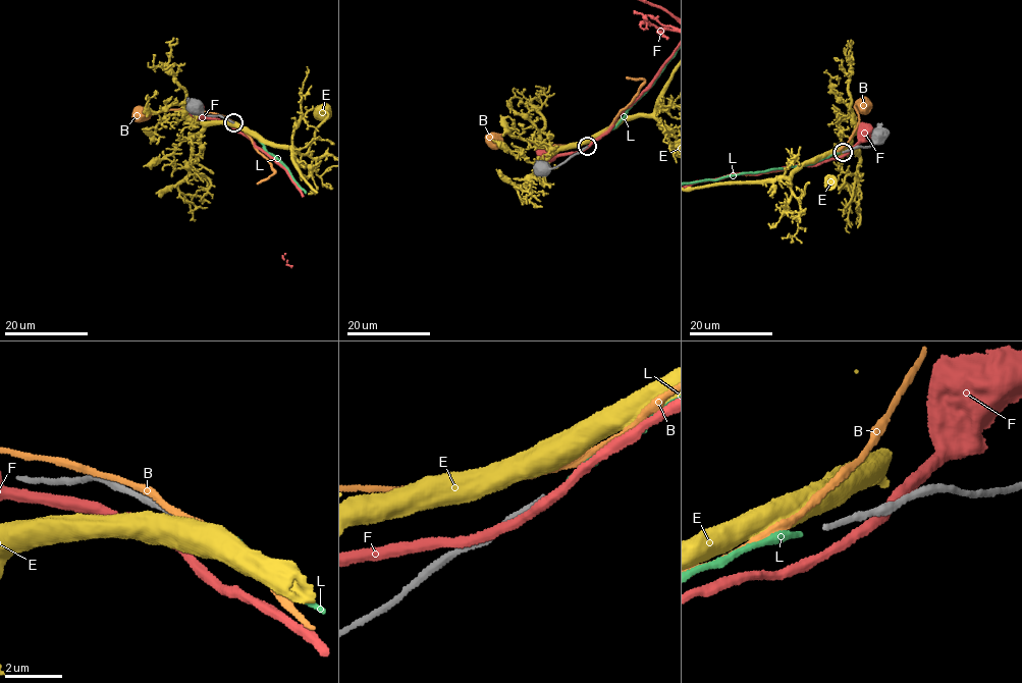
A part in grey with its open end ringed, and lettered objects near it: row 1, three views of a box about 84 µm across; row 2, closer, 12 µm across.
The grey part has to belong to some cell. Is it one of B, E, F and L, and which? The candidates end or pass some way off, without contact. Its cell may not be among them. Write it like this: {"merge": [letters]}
{"merge": ["L"]}

